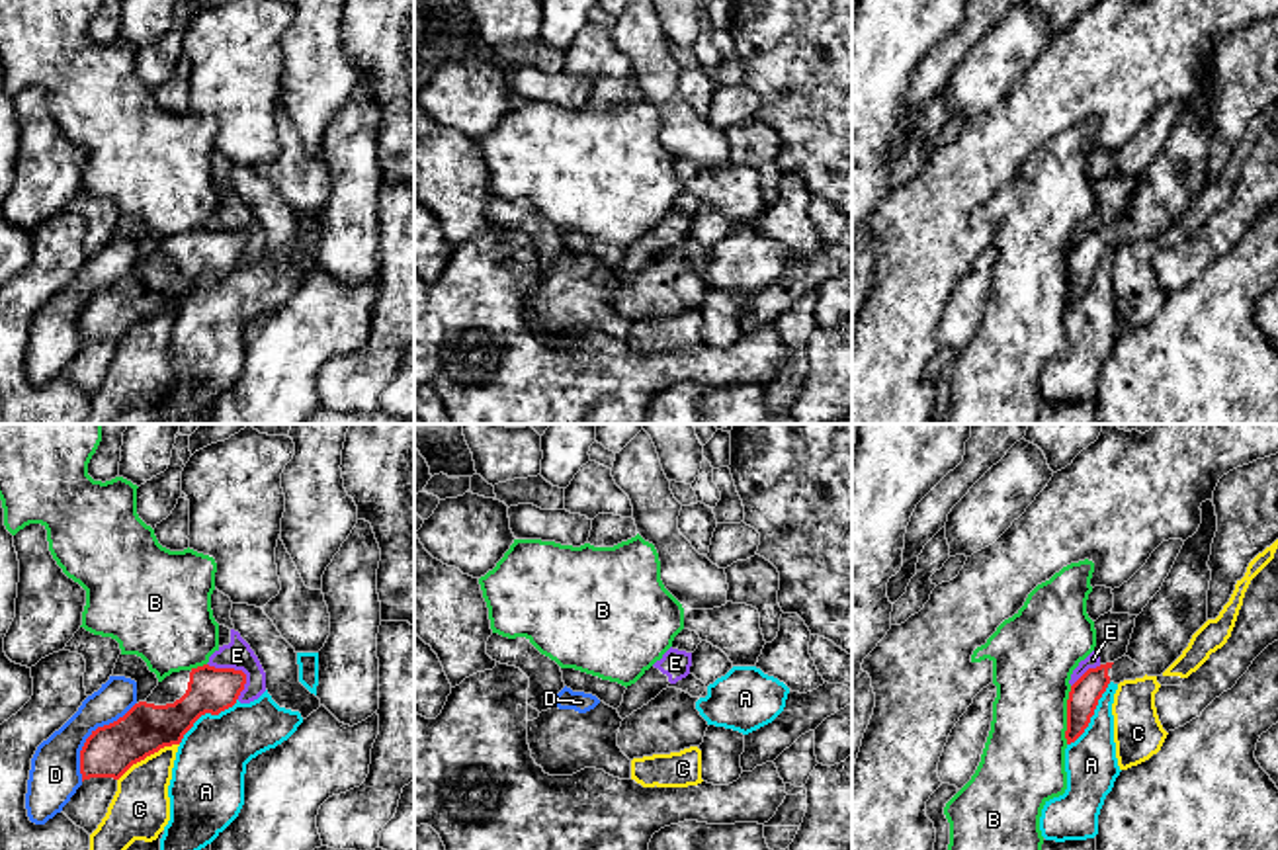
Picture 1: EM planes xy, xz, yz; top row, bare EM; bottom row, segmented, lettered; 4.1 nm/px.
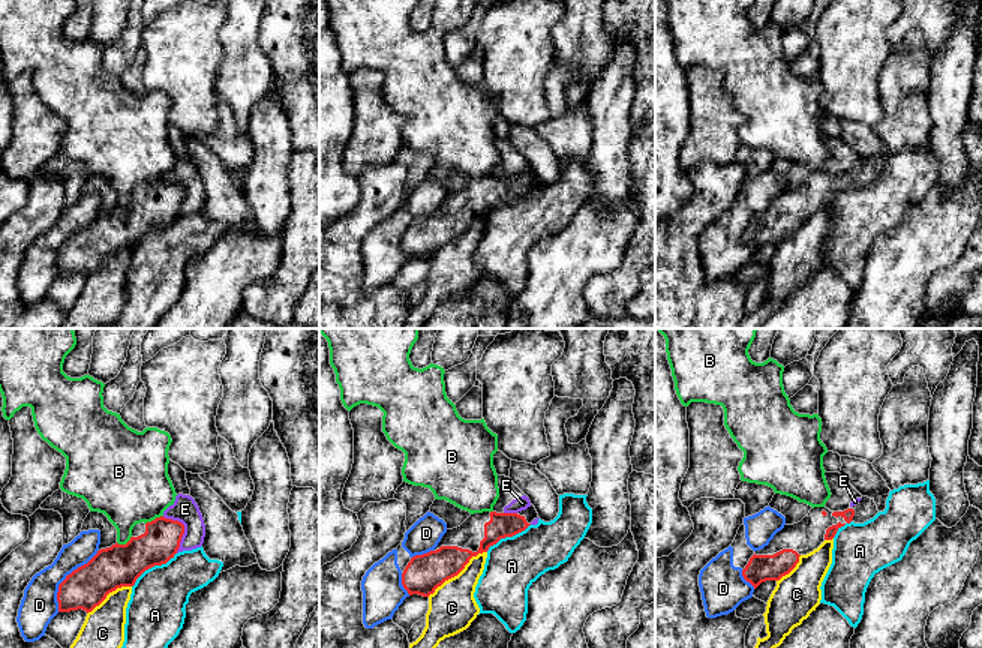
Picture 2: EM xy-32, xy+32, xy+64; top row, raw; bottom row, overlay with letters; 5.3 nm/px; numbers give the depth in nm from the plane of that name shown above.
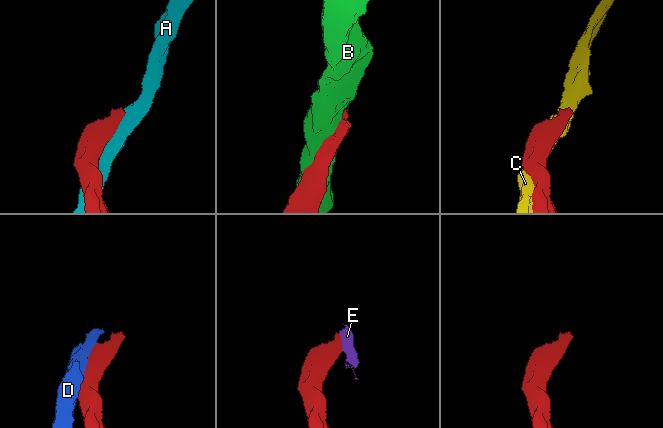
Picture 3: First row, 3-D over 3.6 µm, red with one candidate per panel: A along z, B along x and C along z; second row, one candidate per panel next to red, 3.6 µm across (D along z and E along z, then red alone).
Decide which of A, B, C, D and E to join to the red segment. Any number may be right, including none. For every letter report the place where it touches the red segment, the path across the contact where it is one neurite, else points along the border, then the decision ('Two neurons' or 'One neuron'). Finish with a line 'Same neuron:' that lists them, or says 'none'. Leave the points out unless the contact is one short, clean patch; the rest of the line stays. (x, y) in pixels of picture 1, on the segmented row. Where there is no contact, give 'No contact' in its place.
A: Touches red at xy (206, 712). Two neurons
B: Touches red at yz (1067, 716). Two neurons
C: Touches red at xy (147, 755). Two neurons
D: Touches red at xy (90, 735). Two neurons
E: Touches red at xy (239, 671). Boundary: xy (208, 663), (245, 675), (239, 698). Two neurons
Same neuron: none

